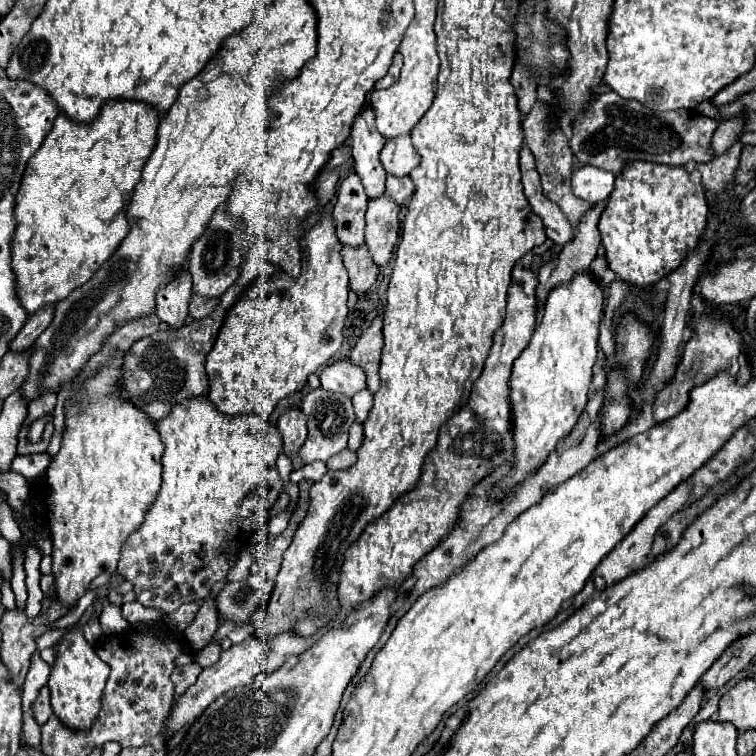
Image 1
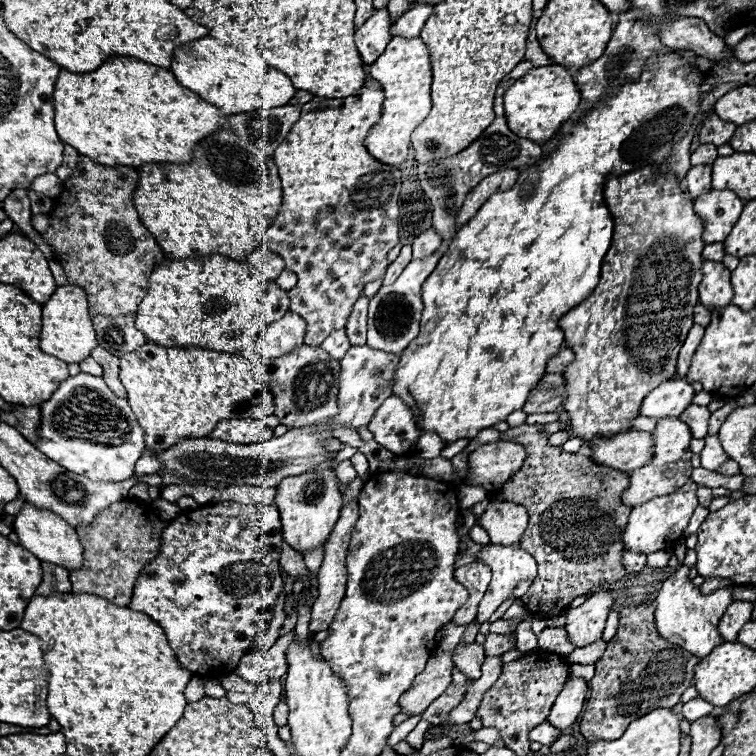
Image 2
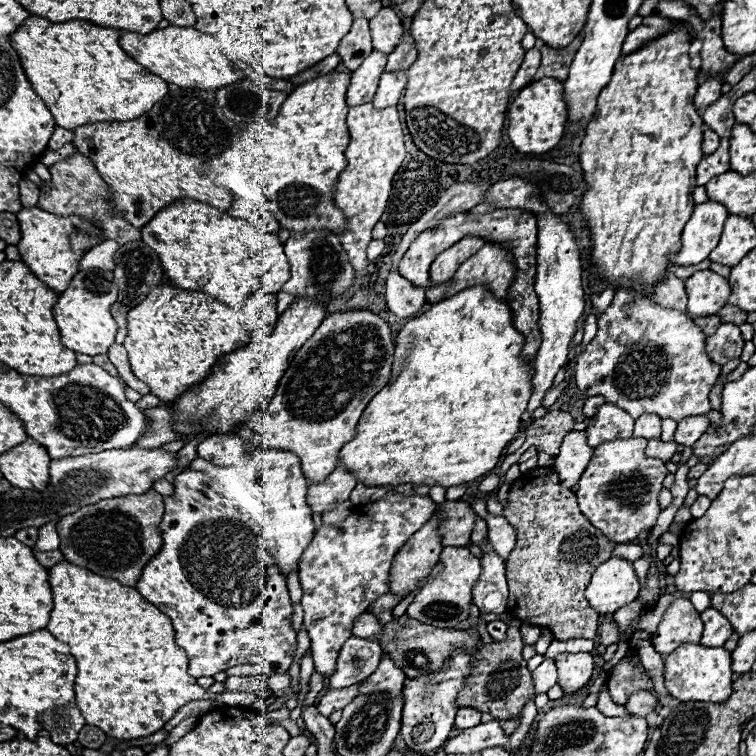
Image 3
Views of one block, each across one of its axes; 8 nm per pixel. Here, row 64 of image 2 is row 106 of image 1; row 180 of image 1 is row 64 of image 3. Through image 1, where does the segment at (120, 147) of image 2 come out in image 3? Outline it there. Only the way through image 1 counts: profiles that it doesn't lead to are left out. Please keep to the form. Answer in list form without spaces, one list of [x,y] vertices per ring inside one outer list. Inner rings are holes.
[[[30,14],[10,36],[12,48],[18,52],[22,68],[34,88],[34,92],[46,102],[58,126],[66,130],[76,130],[78,126],[96,124],[96,122],[120,122],[134,120],[142,116],[142,112],[150,110],[162,96],[168,92],[168,84],[156,74],[146,72],[140,64],[130,60],[126,52],[118,46],[120,30],[102,28],[88,20],[68,20],[68,22],[50,22],[44,16]]]

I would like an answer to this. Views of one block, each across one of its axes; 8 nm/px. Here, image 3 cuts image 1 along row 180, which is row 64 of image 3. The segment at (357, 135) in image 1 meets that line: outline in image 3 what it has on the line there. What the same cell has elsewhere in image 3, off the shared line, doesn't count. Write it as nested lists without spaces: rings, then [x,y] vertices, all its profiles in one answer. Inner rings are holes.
[[[372,52],[362,62],[362,66],[356,72],[352,72],[352,82],[346,92],[346,104],[350,108],[372,102],[374,92],[378,88],[380,74],[384,72],[384,66],[386,66],[386,56],[380,52]]]

